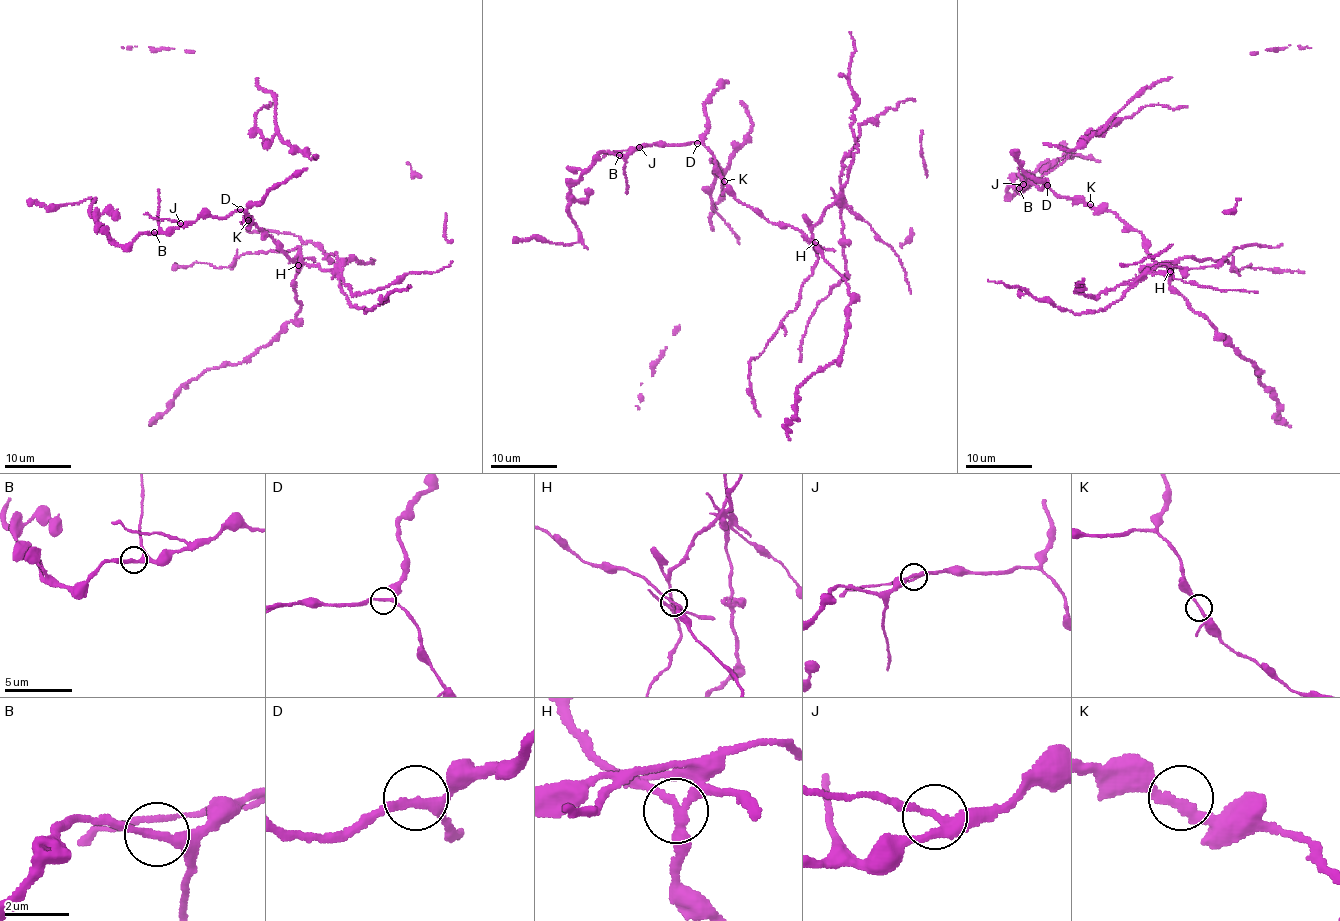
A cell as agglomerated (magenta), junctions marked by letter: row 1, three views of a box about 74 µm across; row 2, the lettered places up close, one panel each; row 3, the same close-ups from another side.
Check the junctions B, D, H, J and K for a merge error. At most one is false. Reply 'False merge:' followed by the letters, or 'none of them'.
False merge: H

